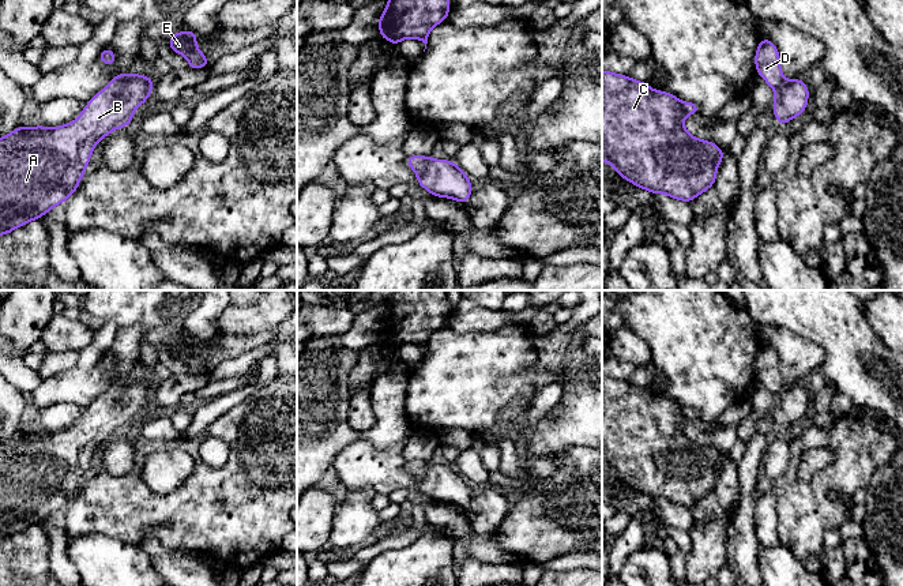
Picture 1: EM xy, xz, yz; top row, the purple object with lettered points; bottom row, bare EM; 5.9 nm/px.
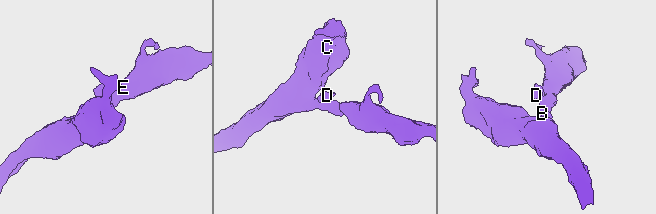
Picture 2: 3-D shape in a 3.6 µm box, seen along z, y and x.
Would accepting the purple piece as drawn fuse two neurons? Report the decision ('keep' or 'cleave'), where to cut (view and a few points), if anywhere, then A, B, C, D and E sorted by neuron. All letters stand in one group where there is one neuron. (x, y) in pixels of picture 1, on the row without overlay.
keep | no cut | A B C D E

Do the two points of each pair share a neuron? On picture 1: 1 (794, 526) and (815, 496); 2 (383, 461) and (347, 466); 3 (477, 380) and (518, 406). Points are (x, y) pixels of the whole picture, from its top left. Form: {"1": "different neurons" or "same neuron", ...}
{"1": "same neuron", "2": "same neuron", "3": "different neurons"}

